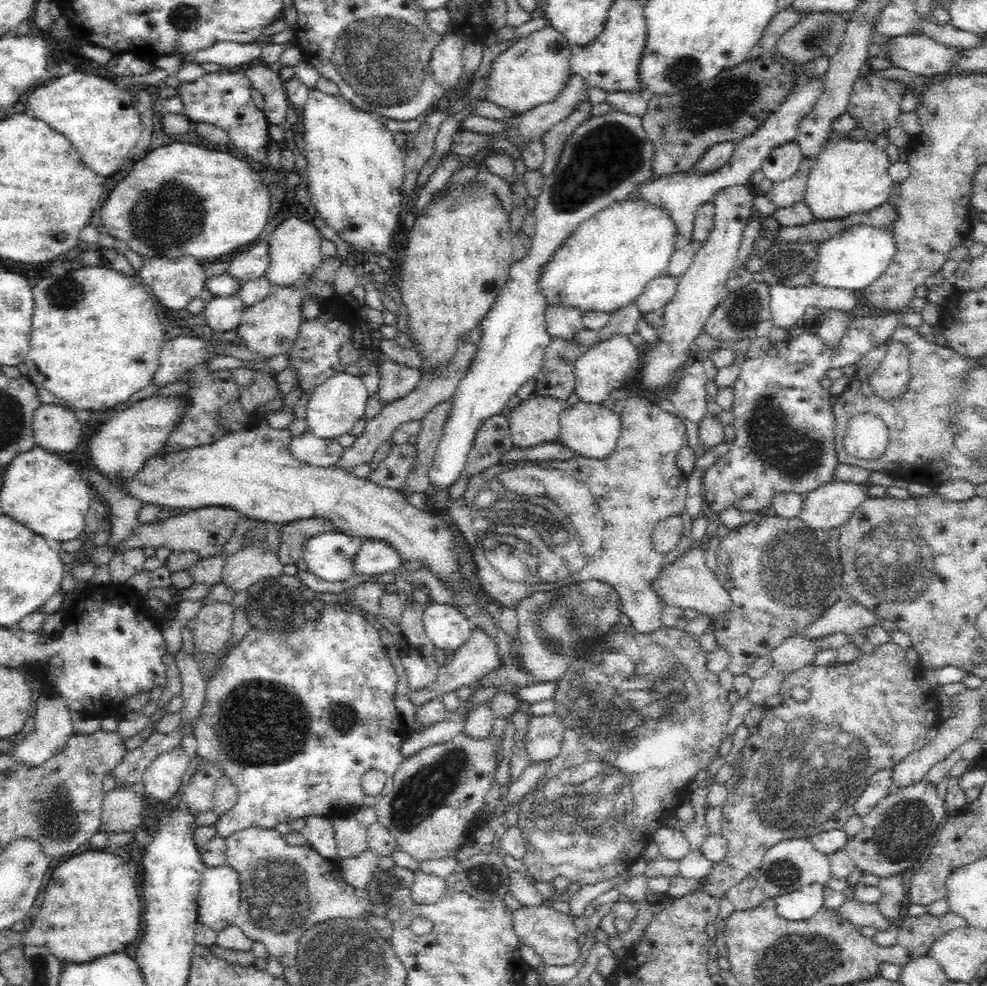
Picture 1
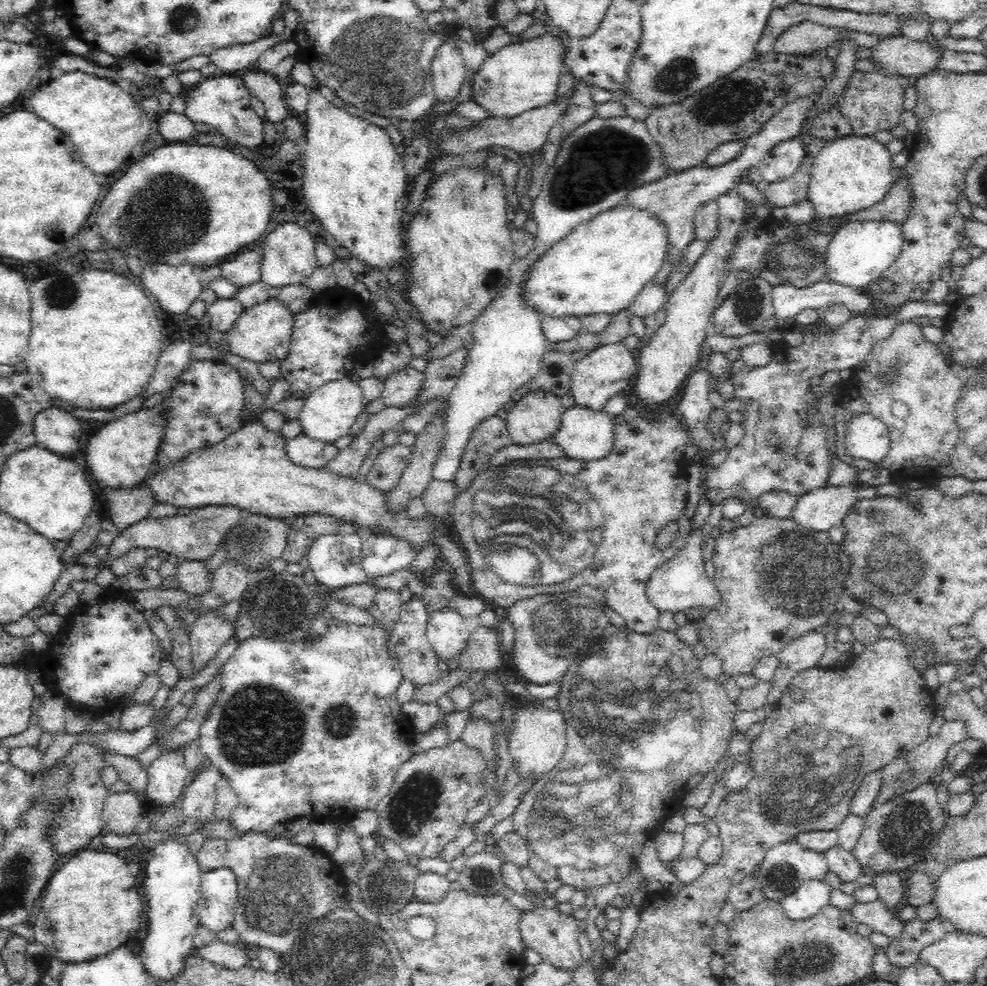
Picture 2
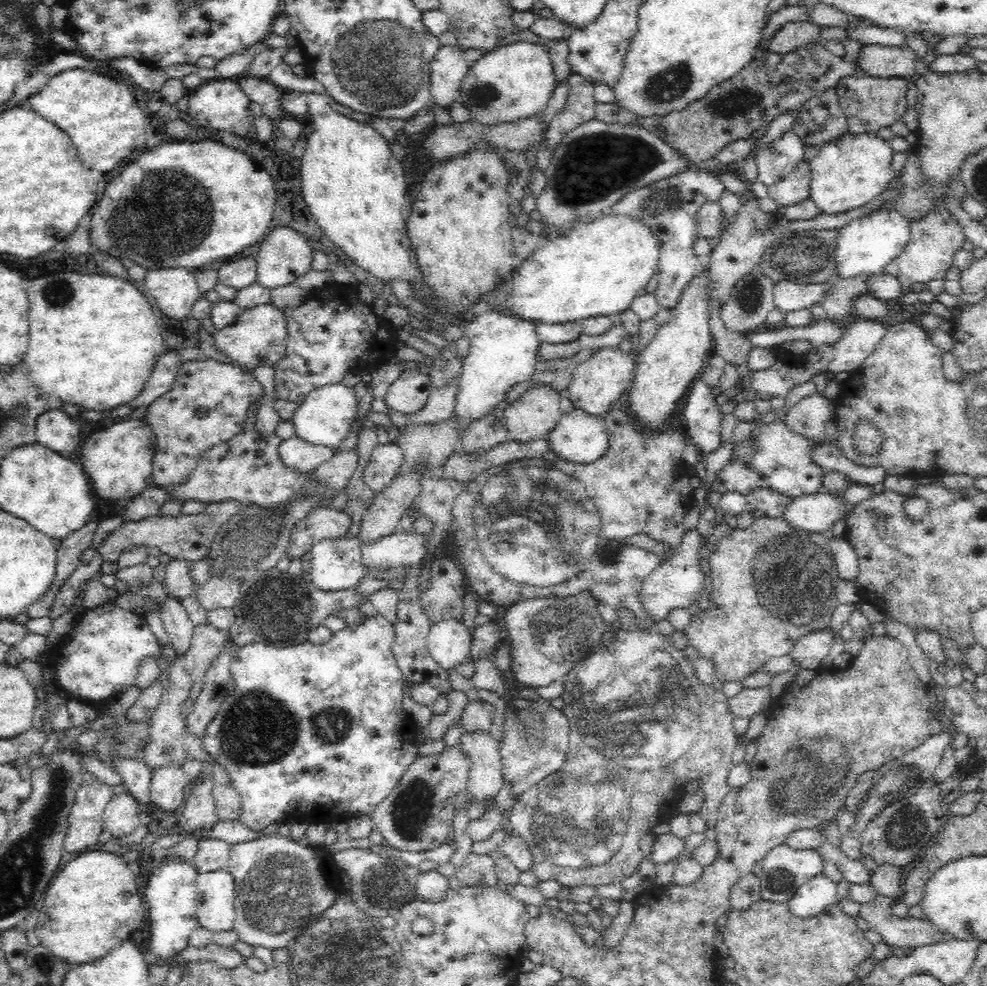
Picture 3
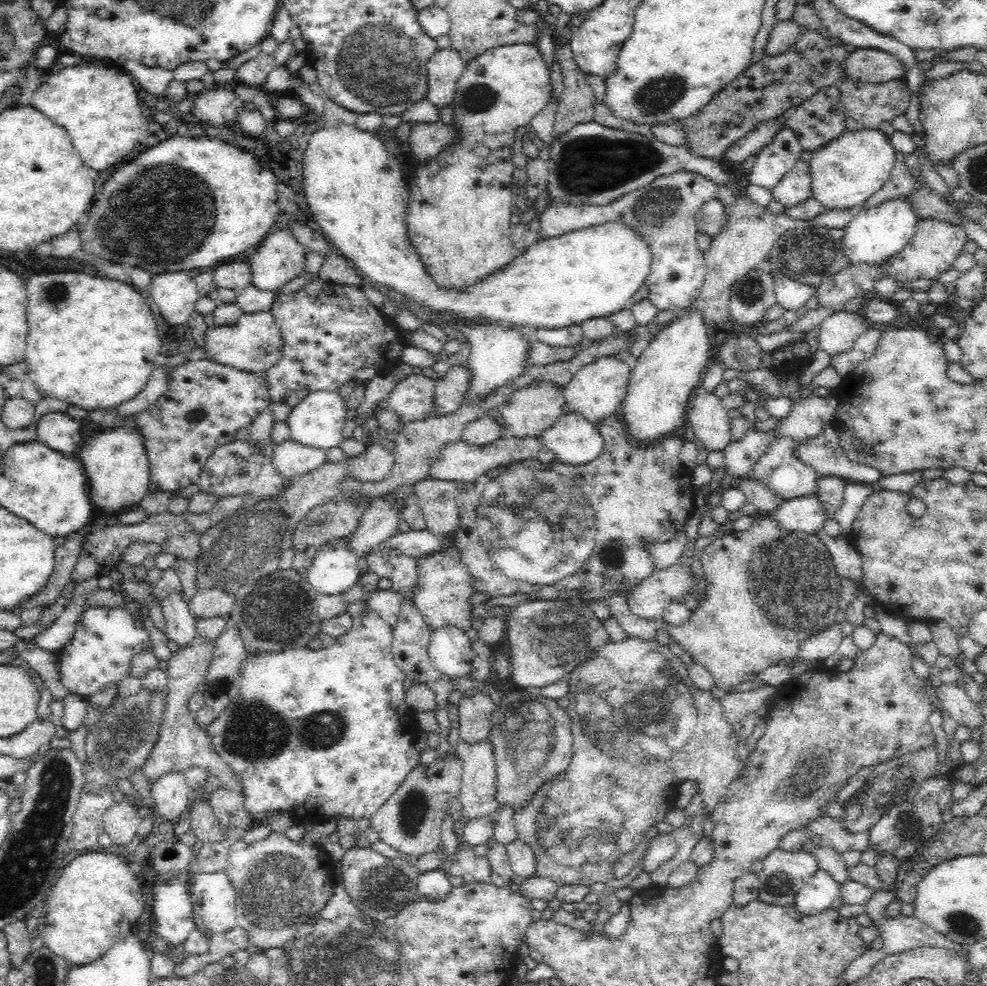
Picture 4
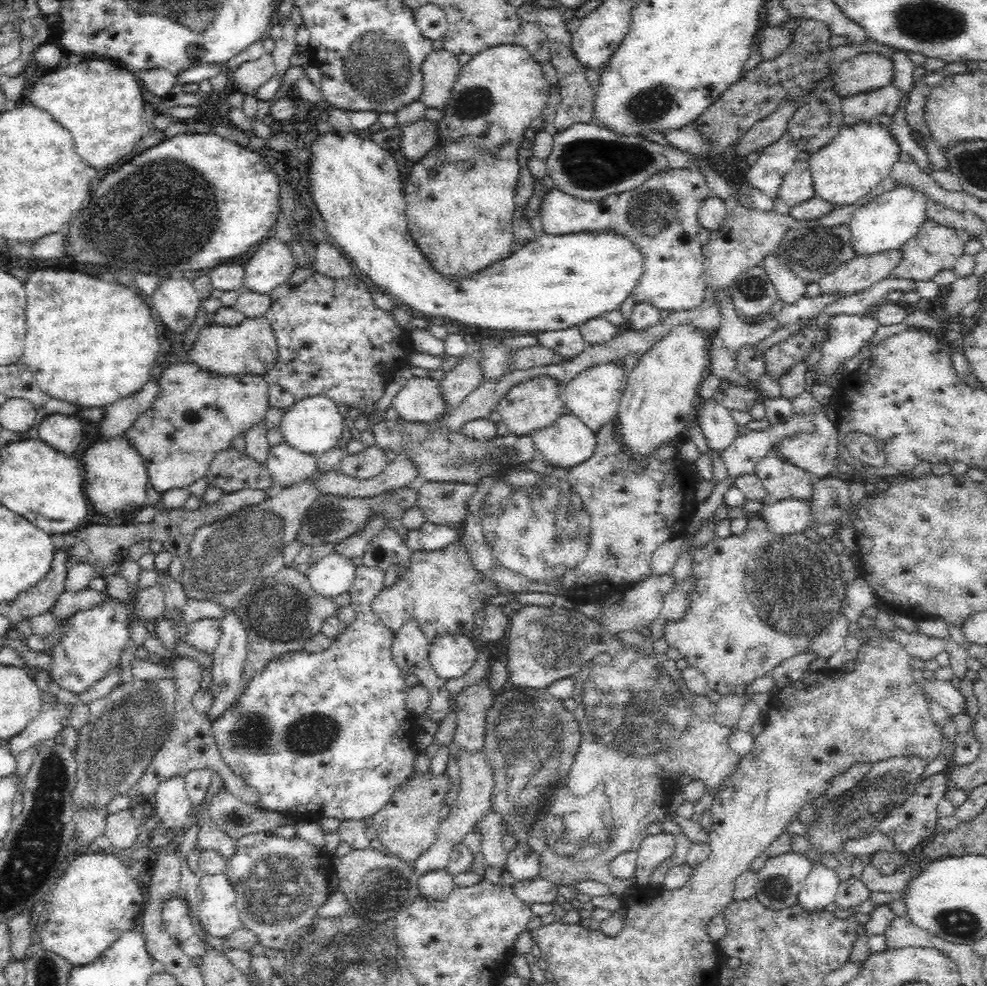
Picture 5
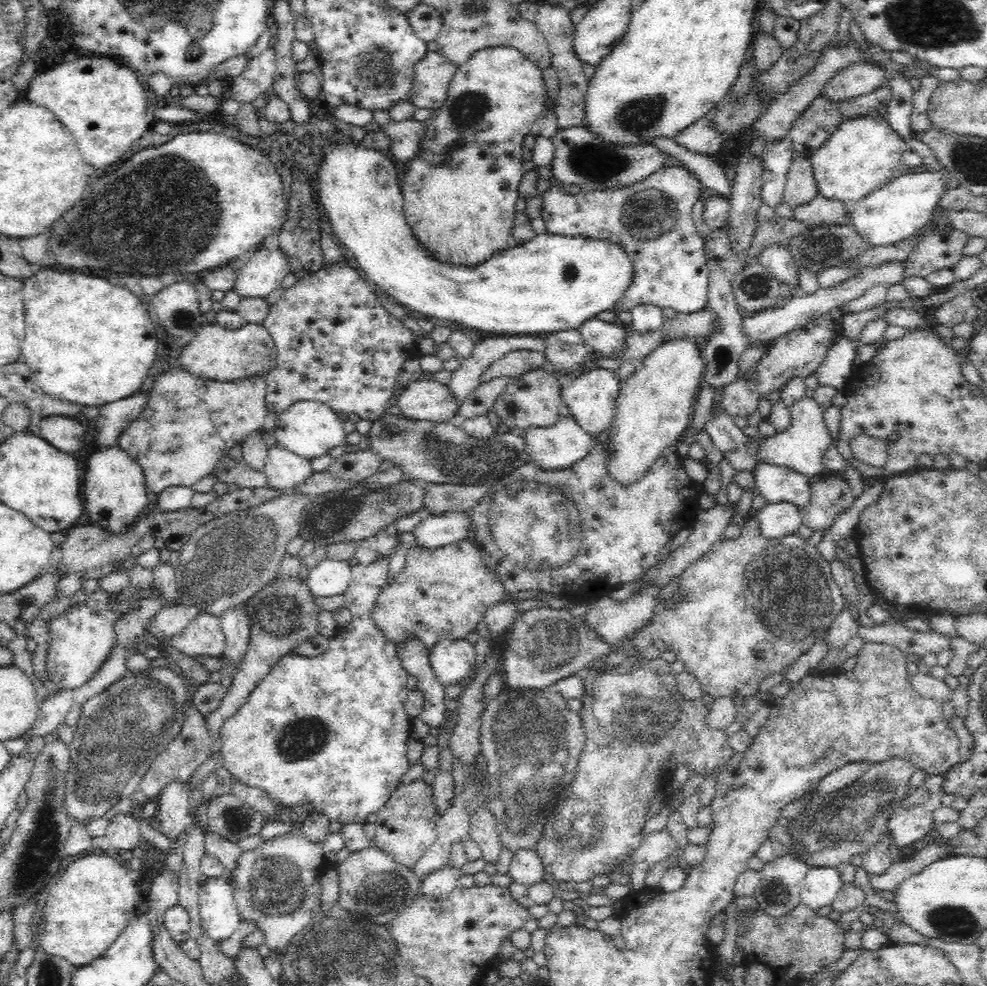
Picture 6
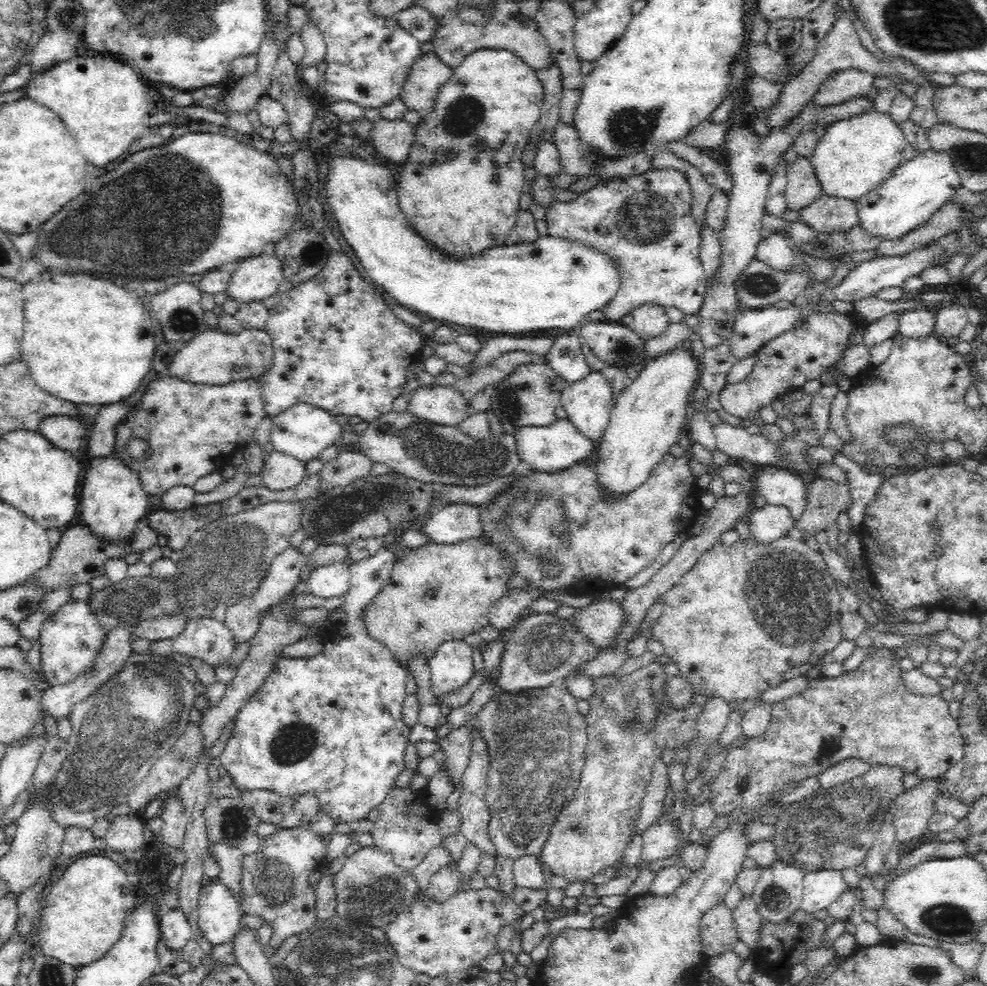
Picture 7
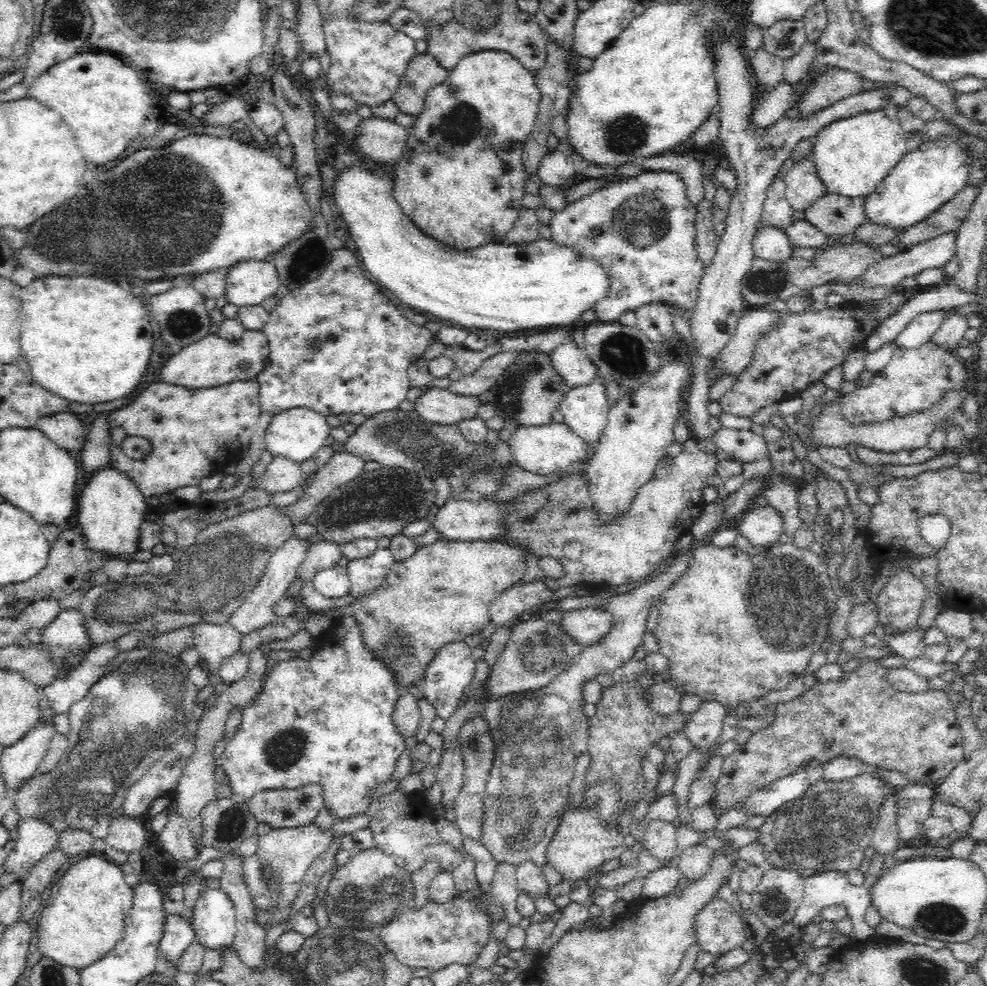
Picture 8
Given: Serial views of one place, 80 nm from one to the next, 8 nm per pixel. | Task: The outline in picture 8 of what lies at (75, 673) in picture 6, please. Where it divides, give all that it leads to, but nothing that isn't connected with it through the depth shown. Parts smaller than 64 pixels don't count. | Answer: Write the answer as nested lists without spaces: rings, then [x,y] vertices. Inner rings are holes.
[[[80,607],[60,610],[56,618],[41,628],[41,633],[39,643],[55,670],[53,680],[64,680],[95,648]]]

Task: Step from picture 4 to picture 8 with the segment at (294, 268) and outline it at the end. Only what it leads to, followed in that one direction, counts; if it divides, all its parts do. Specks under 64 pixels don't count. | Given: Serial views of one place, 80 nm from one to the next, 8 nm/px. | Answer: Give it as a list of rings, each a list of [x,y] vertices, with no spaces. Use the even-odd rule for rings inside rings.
[[[270,258],[264,260],[250,259],[240,261],[229,268],[225,282],[225,298],[236,306],[259,305],[265,298],[273,296],[281,282],[276,270],[276,265]]]

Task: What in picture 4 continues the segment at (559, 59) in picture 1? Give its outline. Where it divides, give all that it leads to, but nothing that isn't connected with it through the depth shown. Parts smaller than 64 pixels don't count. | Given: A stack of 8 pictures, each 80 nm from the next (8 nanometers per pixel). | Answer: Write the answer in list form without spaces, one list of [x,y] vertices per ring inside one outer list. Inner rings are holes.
[[[512,44],[507,46],[500,46],[490,50],[486,50],[469,61],[464,68],[464,74],[460,78],[460,86],[456,88],[456,100],[450,104],[452,110],[456,112],[458,119],[454,119],[452,125],[456,125],[462,133],[460,142],[456,142],[452,148],[448,148],[436,158],[428,160],[417,169],[415,177],[412,179],[410,184],[410,190],[407,193],[407,235],[412,246],[416,249],[419,259],[425,268],[426,274],[432,279],[432,282],[440,289],[444,290],[457,290],[457,292],[464,292],[480,282],[484,282],[488,276],[492,276],[496,272],[506,268],[510,262],[514,262],[518,250],[513,246],[511,242],[511,223],[510,217],[512,216],[513,198],[514,193],[511,191],[513,184],[513,172],[515,166],[511,161],[512,143],[514,142],[514,134],[518,128],[522,128],[524,125],[530,124],[531,120],[546,106],[546,103],[551,99],[552,96],[552,84],[550,83],[550,77],[548,76],[548,66],[542,58],[542,54],[538,51],[537,46],[533,44]]]

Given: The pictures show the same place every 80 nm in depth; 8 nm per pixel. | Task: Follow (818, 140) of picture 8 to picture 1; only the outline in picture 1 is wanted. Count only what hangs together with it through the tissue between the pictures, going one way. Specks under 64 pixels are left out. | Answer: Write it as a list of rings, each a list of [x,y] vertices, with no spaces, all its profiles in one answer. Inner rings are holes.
[[[850,137],[831,139],[812,162],[803,201],[813,217],[822,221],[878,209],[887,202],[895,186],[888,174],[890,164],[885,149],[871,140],[855,141]]]

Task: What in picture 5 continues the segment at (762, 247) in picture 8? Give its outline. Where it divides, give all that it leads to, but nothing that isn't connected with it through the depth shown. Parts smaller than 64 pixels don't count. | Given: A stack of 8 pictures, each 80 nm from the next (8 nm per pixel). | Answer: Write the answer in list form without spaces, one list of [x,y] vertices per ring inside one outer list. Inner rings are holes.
[[[771,253],[763,262],[778,298],[784,302],[784,305],[792,306],[807,296],[806,283],[800,280],[782,259],[778,262],[775,254]]]

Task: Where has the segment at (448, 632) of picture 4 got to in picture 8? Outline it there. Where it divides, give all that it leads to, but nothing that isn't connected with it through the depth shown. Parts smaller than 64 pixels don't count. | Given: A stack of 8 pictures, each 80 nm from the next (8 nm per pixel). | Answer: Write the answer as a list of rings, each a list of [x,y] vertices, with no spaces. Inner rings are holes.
[[[462,642],[446,643],[441,646],[432,662],[425,668],[425,675],[422,678],[421,689],[426,699],[434,705],[436,714],[444,721],[451,716],[458,706],[458,698],[464,692],[464,688],[474,678],[476,660],[472,657],[471,649]]]

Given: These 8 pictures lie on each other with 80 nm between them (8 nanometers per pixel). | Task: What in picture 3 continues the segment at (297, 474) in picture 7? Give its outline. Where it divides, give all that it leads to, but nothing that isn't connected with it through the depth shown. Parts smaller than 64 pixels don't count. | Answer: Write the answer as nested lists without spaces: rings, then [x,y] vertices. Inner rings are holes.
[[[294,436],[281,443],[279,454],[282,461],[292,469],[300,469],[305,473],[311,473],[320,464],[330,460],[334,452],[332,452],[330,446],[314,445]]]

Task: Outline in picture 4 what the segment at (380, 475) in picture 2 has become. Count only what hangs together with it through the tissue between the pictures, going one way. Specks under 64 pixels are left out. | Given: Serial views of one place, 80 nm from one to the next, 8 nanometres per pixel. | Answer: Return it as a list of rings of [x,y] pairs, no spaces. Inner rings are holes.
[[[377,441],[356,457],[350,457],[350,476],[359,482],[382,482],[392,466],[396,464],[396,454],[386,450]]]

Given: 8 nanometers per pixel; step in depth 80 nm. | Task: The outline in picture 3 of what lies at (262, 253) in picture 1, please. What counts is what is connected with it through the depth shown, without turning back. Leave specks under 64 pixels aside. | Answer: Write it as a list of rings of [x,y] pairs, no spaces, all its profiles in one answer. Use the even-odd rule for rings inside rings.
[[[253,254],[218,265],[218,280],[237,289],[255,283],[258,278],[256,255]]]

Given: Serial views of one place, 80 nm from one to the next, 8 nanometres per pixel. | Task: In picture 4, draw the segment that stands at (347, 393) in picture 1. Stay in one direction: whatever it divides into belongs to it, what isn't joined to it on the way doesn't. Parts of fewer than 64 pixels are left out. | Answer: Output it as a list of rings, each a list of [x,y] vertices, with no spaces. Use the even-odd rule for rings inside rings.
[[[318,390],[308,394],[296,407],[292,408],[286,420],[290,429],[290,440],[324,451],[338,447],[345,440],[342,436],[342,430],[346,426],[344,422],[352,415],[348,408],[348,401],[340,394],[340,390]]]

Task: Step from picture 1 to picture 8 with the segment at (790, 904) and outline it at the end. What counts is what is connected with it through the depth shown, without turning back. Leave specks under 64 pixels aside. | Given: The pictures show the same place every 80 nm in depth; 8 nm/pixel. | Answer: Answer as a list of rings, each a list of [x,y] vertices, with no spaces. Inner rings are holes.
[[[836,870],[824,871],[820,874],[814,874],[805,878],[803,888],[803,900],[797,908],[793,925],[802,930],[812,928],[812,920],[821,914],[823,908],[844,904],[847,915],[852,919],[853,931],[850,939],[867,940],[875,934],[875,929],[869,927],[864,921],[864,914],[869,906],[872,906],[872,897],[869,896],[868,886],[852,886],[844,873]]]

